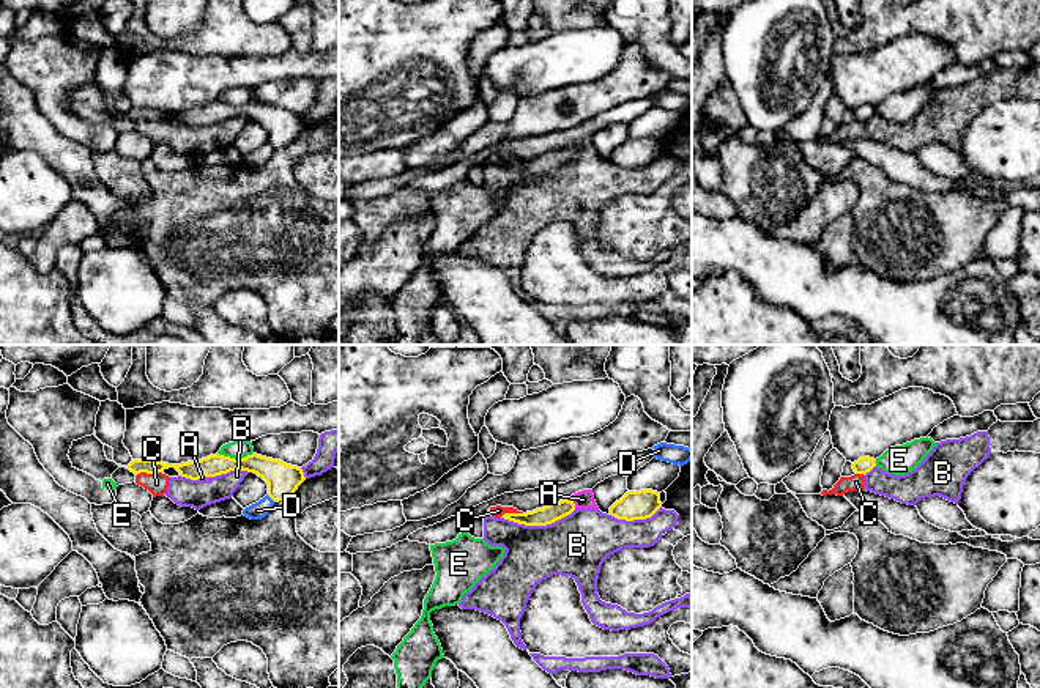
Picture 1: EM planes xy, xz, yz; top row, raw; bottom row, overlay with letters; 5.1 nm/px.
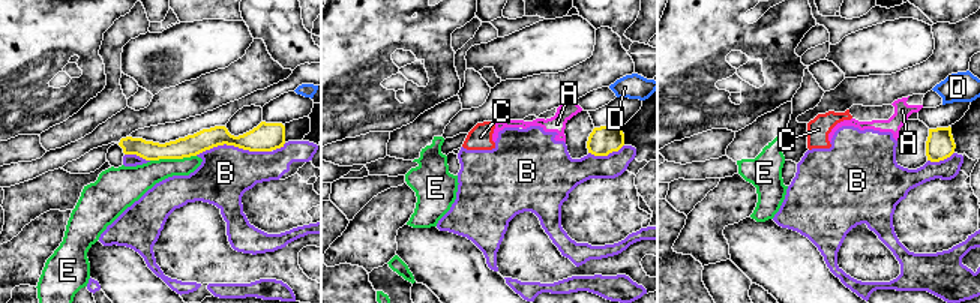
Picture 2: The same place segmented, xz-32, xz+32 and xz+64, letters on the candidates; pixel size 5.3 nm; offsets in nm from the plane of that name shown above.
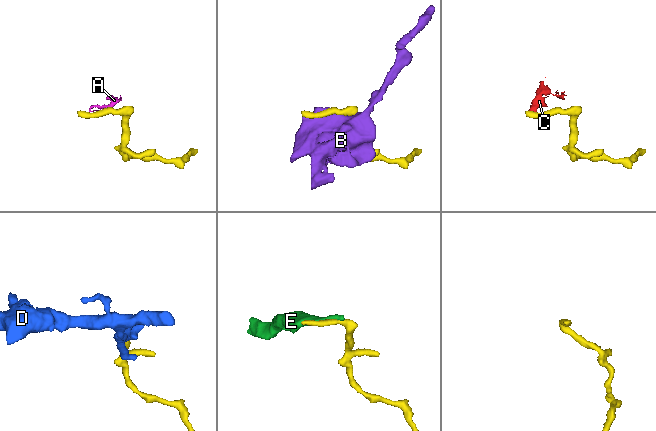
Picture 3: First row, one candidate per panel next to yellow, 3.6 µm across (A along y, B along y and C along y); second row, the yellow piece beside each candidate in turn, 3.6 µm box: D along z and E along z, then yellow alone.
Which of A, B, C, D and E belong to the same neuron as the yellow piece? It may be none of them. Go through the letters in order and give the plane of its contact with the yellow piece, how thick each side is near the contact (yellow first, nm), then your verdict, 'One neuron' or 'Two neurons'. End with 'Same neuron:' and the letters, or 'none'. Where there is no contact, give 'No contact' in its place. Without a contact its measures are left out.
A: Touches yellow in xz. Thickness 100 nm (yellow) against 100 nm. Two neurons
B: Touches yellow in xz. Thickness 100 nm (yellow) against 320 nm. Two neurons
C: Touches yellow in xy. Thickness 100 nm (yellow) against 110 nm. Two neurons
D: Touches yellow in xy. Thickness 170 nm (yellow) against 90 nm. Two neurons
E: Touches yellow in xy. Thickness 150 nm (yellow) against 100 nm. Two neurons
Same neuron: none

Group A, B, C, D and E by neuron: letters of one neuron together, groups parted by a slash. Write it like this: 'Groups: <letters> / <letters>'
Groups: A B C / D / E

